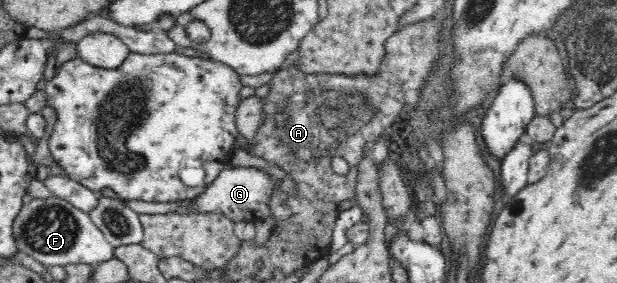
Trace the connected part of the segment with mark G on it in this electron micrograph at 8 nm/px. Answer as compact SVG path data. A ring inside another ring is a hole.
M228 167L223 169L200 195L193 198L187 205L180 205L172 212L176 212L176 214L211 214L218 212L235 224L242 221L253 223L270 216L270 206L268 206L270 194L279 186L280 182L278 180L272 181L270 175L260 169Z

